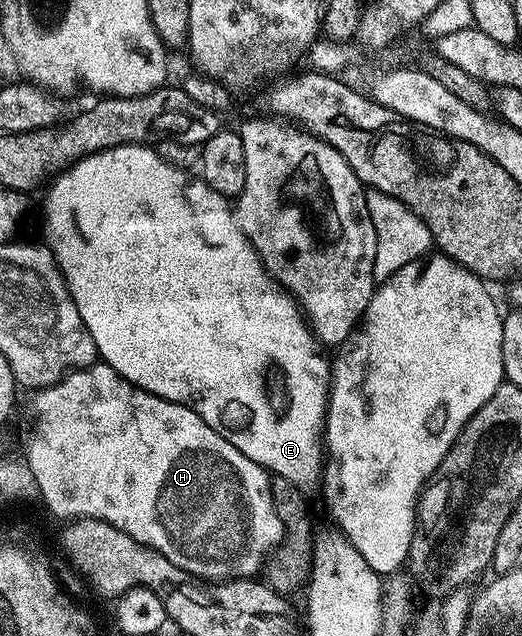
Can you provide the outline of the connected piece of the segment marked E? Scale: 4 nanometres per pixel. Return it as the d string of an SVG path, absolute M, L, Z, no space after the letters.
M121 144L106 151L95 152L74 163L68 171L62 172L52 180L45 199L45 223L49 226L47 246L53 252L59 265L67 289L95 341L100 362L107 364L133 386L147 393L155 393L172 403L190 407L219 437L231 441L243 457L251 457L259 466L278 479L289 479L293 486L302 489L318 486L323 475L323 432L325 412L329 409L328 378L321 379L321 355L317 352L318 340L296 299L280 286L263 265L259 253L251 241L241 232L235 211L229 208L230 200L215 189L207 186L204 179L181 171L175 165L167 165L163 157L149 145Z

